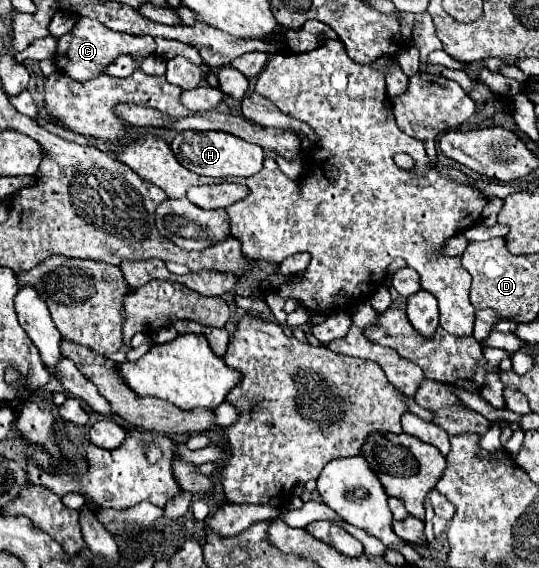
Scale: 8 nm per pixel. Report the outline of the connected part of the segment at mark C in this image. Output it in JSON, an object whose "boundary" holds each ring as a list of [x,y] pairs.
{"boundary":[[[79,18],[75,28],[57,40],[57,54],[55,66],[63,74],[71,76],[73,80],[85,82],[95,76],[105,74],[105,68],[121,54],[131,54],[135,58],[145,58],[155,52],[155,40],[151,36],[135,36],[135,34],[119,34],[97,20]]]}

